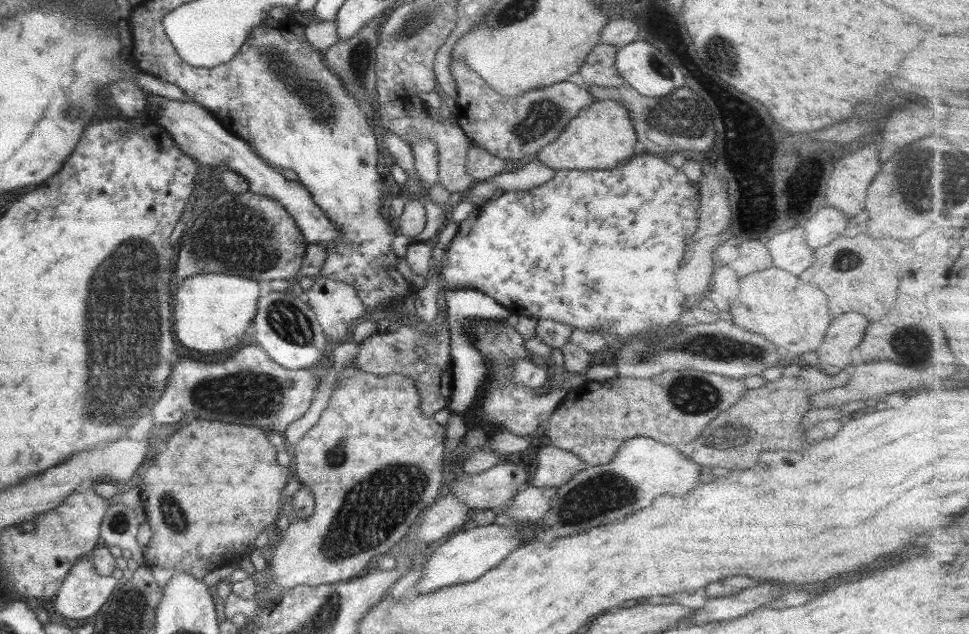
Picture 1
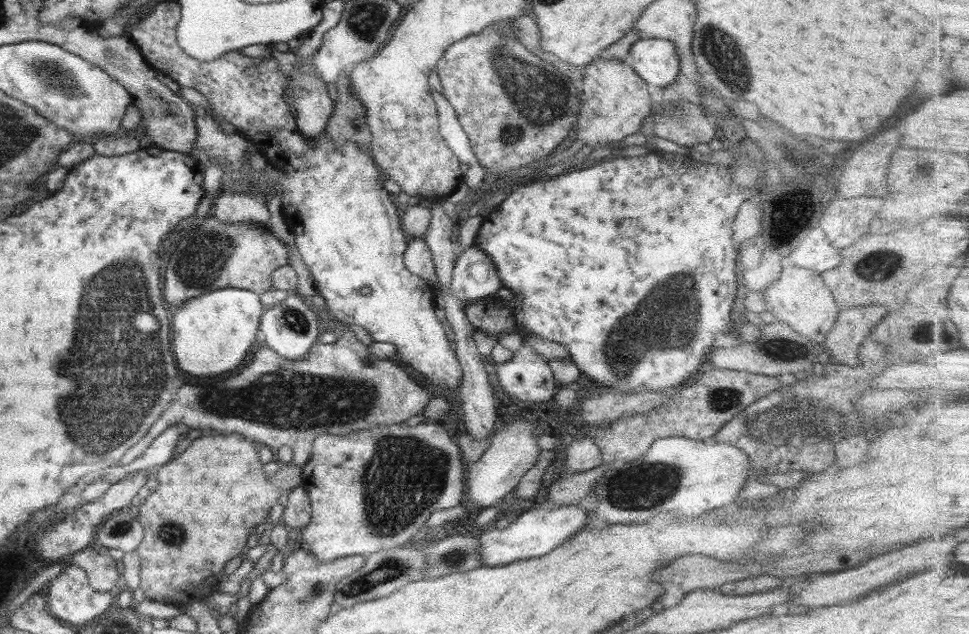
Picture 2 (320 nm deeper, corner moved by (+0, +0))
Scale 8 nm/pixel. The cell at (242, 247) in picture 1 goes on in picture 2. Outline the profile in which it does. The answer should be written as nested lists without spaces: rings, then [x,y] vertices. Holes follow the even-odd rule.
[[[211,213],[200,222],[198,228],[190,230],[182,238],[176,252],[168,260],[168,266],[164,270],[164,298],[168,304],[180,306],[184,300],[221,288],[242,288],[261,295],[272,289],[271,274],[278,267],[286,265],[287,260],[288,248],[273,232],[265,228],[264,223],[258,226],[254,222],[222,222]]]

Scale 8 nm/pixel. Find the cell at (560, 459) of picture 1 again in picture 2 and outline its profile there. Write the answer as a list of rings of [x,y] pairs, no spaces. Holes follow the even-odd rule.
[[[583,437],[571,442],[566,447],[566,473],[593,470],[603,463],[598,445],[590,437]]]

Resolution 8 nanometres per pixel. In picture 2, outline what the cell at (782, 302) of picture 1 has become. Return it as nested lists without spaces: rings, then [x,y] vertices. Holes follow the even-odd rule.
[[[789,256],[789,266],[782,270],[780,280],[761,292],[763,299],[768,302],[768,312],[772,312],[778,321],[789,324],[796,334],[802,334],[807,340],[814,340],[814,342],[826,340],[826,332],[830,332],[838,316],[838,306],[834,302],[832,292],[824,286],[818,272],[792,264]]]

